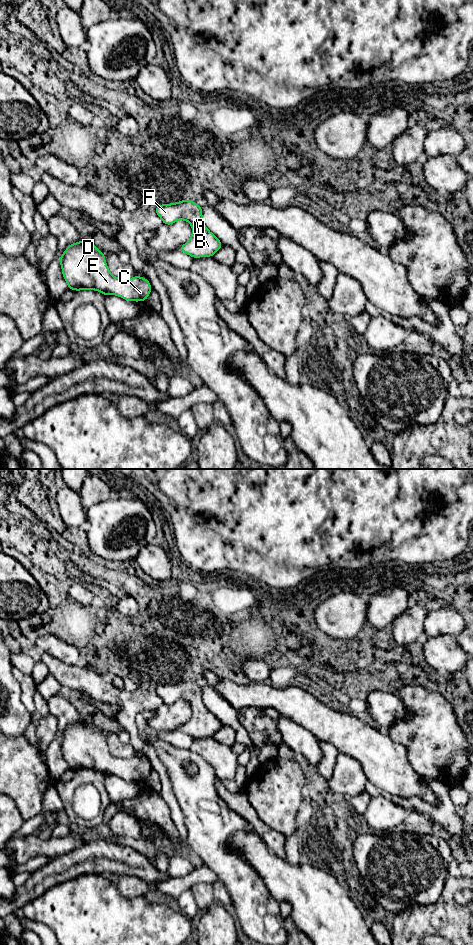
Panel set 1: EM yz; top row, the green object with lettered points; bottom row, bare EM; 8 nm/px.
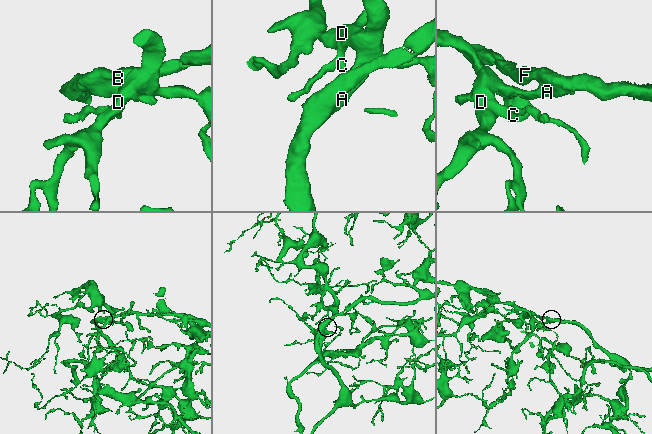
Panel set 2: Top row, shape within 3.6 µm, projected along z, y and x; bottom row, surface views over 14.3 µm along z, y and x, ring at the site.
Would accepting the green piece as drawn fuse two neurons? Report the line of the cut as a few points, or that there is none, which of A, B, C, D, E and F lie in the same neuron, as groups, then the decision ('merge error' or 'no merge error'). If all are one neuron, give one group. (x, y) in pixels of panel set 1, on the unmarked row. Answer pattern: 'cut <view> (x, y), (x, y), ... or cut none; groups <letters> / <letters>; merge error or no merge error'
cut none; groups A B C D E F; no merge error

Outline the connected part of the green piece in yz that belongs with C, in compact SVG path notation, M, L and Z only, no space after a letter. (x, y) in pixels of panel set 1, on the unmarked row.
M90 719L70 724L59 737L63 757L69 769L97 770L103 775L117 775L127 781L146 781L151 765L147 758L136 755L122 759L114 757L105 735Z

